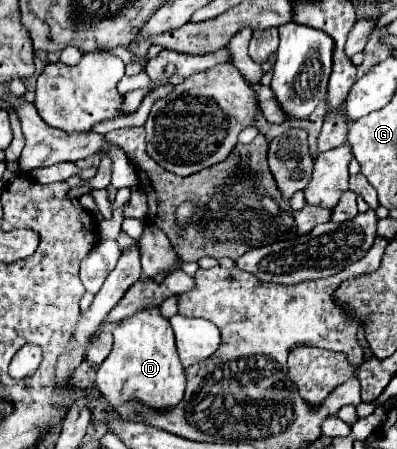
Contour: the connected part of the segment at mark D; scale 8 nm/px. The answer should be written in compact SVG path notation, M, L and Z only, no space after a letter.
M148 307L122 319L114 329L114 347L98 369L98 389L112 405L122 405L138 399L154 409L166 409L184 397L184 369L178 359L174 331L168 319L162 317L160 307Z

